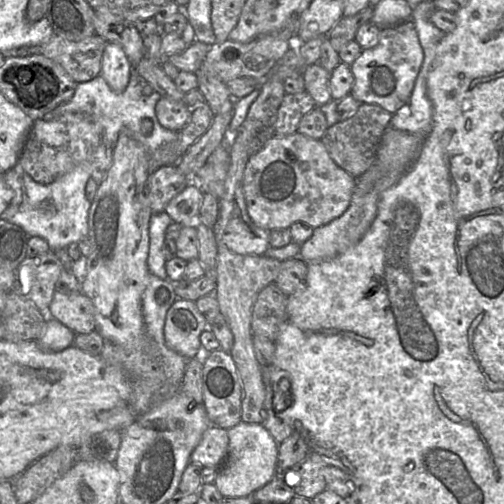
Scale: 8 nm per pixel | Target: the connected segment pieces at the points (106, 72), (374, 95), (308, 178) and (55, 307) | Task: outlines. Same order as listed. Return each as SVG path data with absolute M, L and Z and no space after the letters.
M108 42L101 61L101 76L115 92L123 92L129 84L133 67L125 51L115 42Z
M411 19L381 28L378 44L362 50L350 66L354 76L350 94L362 104L377 104L394 114L408 103L423 61L424 51Z
M296 131L289 135L274 136L261 150L248 158L243 173L242 189L248 215L258 227L271 231L274 229L289 228L295 222L305 222L315 229L341 216L348 209L355 190L355 178L333 161L320 139L316 140Z
M55 291L47 314L75 334L90 333L96 329L94 306L83 292L68 295Z

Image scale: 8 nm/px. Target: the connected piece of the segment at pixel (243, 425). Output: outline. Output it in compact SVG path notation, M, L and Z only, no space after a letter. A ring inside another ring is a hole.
M243 421L228 430L228 437L227 456L217 469L214 485L224 498L251 496L274 477L279 444L262 424Z

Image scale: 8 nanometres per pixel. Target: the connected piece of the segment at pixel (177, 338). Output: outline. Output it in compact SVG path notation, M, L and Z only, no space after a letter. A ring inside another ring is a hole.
M179 298L167 312L164 339L169 348L189 360L202 356L200 336L206 328L207 321L195 301Z

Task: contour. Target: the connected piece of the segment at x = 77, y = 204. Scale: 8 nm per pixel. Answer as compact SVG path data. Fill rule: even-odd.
M19 163L5 172L3 177L5 183L14 191L14 198L1 218L20 226L29 237L39 236L45 239L51 250L66 249L71 243L79 243L88 236L88 214L91 203L86 198L85 187L91 177L90 166L78 165L50 184L41 184L33 180Z

